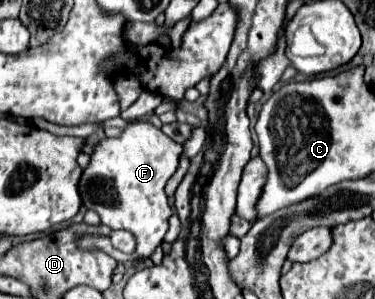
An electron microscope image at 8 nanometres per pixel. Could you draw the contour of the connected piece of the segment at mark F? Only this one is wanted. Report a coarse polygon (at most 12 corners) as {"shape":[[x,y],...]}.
{"shape":[[151,123],[101,139],[81,199],[103,225],[131,231],[131,255],[149,259],[173,211],[165,183],[183,145]]}

